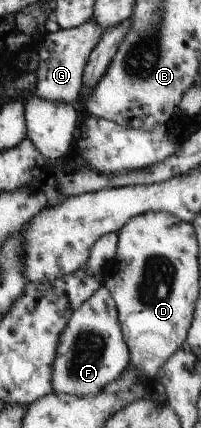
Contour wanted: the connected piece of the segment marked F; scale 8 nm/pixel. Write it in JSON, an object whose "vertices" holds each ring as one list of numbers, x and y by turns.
{"vertices":[[102,284,67,321,59,335,53,361,51,384,58,396,94,397,118,381,129,366,129,349,124,341,110,288]]}

